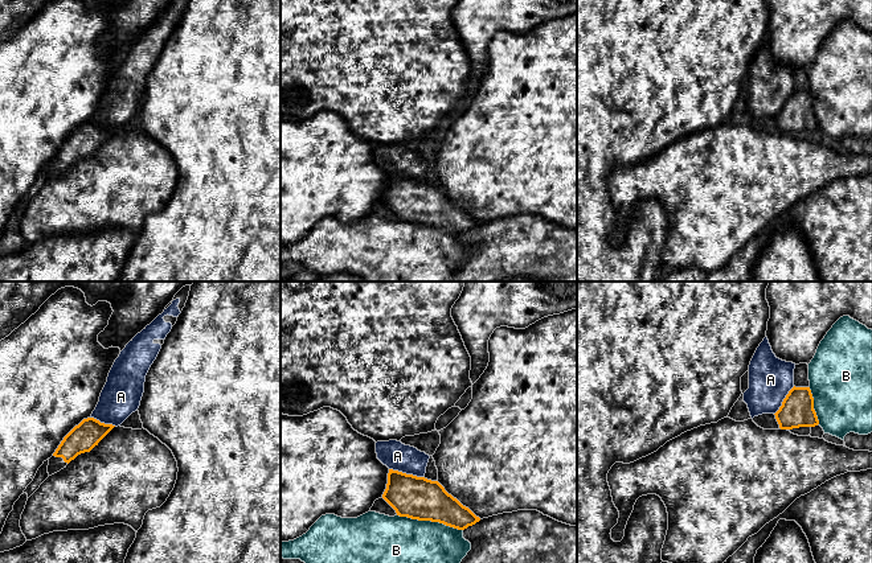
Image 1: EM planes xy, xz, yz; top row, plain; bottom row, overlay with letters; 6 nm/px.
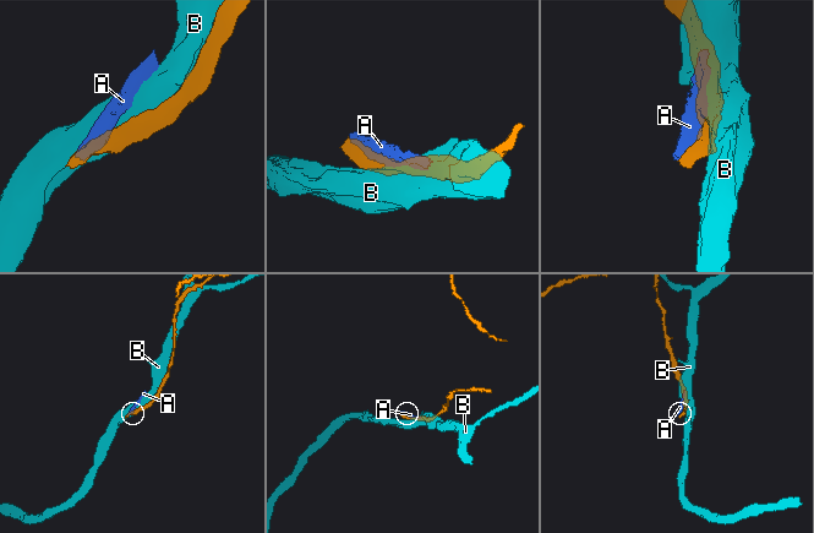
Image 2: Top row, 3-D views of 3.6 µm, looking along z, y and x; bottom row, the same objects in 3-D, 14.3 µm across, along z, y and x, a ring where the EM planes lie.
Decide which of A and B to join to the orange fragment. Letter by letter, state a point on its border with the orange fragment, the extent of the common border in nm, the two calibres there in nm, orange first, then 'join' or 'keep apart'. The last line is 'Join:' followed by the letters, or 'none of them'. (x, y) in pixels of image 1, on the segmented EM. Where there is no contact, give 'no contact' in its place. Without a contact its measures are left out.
A: meets orange in xz at (405, 473); contact 220 nm long; 260 nm thick on the orange side, 170 nm on the other; keep apart
B: meets orange in xz at (430, 520); contact 420 nm long; 260 nm thick on the orange side, 280 nm on the other; keep apart
Join: none of them

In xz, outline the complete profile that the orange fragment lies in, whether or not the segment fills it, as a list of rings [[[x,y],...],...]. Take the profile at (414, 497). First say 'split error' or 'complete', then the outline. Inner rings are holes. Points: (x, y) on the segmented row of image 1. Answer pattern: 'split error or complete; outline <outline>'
complete; outline [[[389,469],[382,498],[400,517],[439,522],[458,530],[464,530],[480,521],[438,481],[393,469]]]

